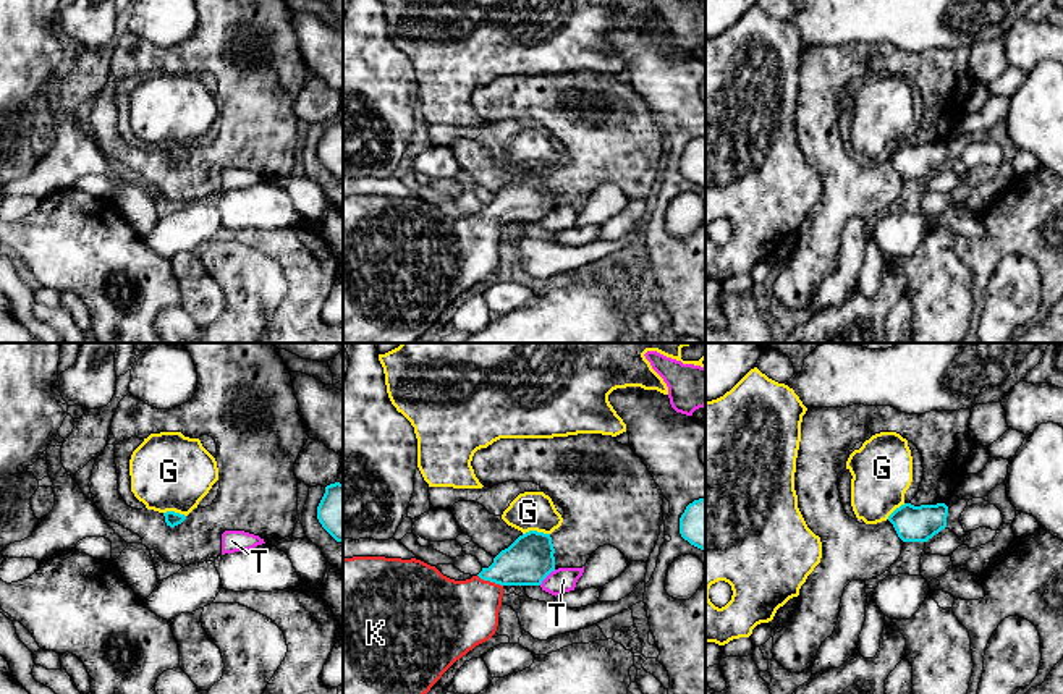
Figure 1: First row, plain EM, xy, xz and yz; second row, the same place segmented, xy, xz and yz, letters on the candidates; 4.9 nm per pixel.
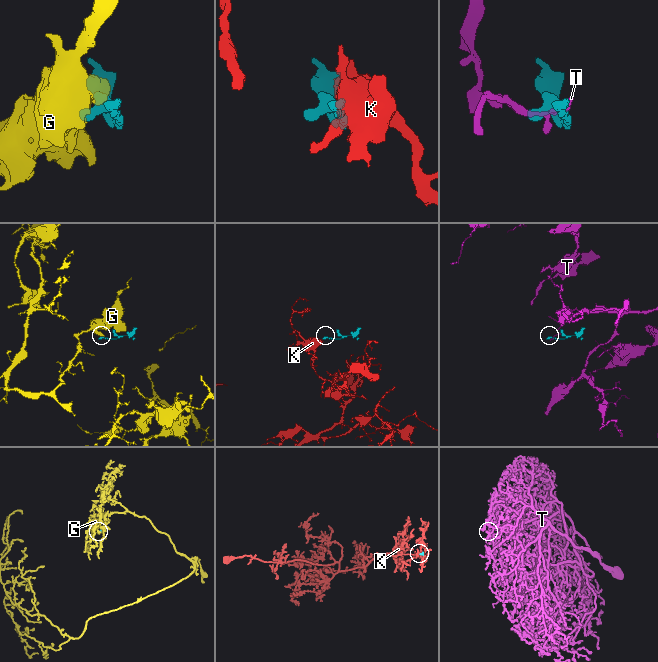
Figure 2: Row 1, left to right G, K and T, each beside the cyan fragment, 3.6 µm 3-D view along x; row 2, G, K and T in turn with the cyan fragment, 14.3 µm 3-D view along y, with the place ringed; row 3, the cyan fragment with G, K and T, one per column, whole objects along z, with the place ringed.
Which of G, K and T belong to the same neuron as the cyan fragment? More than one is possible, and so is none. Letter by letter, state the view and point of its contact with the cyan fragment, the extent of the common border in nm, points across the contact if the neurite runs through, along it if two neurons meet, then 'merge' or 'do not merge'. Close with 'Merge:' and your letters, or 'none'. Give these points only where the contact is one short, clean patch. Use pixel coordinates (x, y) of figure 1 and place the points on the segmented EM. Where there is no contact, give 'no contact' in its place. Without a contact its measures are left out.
G: xz (536, 531) | 140 nm | along xz (549, 533), (526, 531), (523, 534) | do not merge
K: xz (491, 581) | 140 nm | across xz (529, 558), (499, 573), (491, 581), (455, 617) | merge
T: xz (547, 575) | 120 nm | along xz (555, 570), (539, 584) | do not merge
Merge: K

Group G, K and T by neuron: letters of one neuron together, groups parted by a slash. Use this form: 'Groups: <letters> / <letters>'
Groups: G / K / T

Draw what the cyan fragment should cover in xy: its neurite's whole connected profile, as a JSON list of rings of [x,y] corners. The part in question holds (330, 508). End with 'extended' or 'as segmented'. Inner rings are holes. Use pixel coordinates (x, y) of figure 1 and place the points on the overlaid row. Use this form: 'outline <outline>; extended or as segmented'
outline [[[343,482],[325,487],[317,506],[317,519],[337,542],[343,544]]]; as segmented

